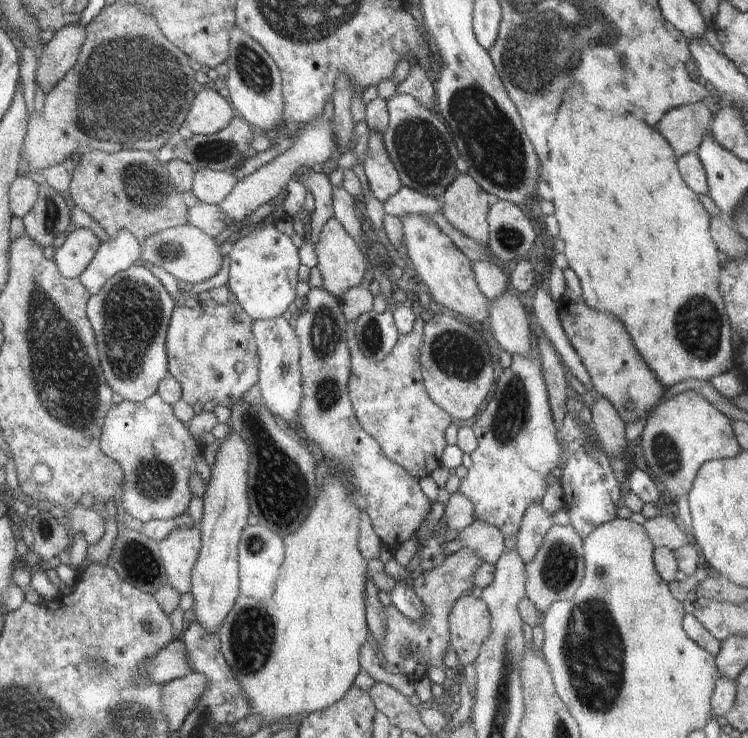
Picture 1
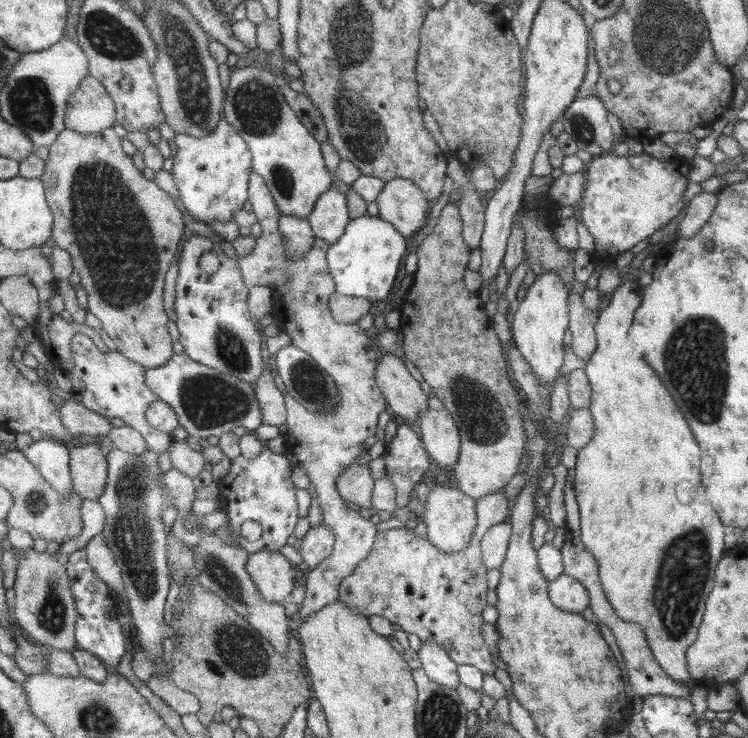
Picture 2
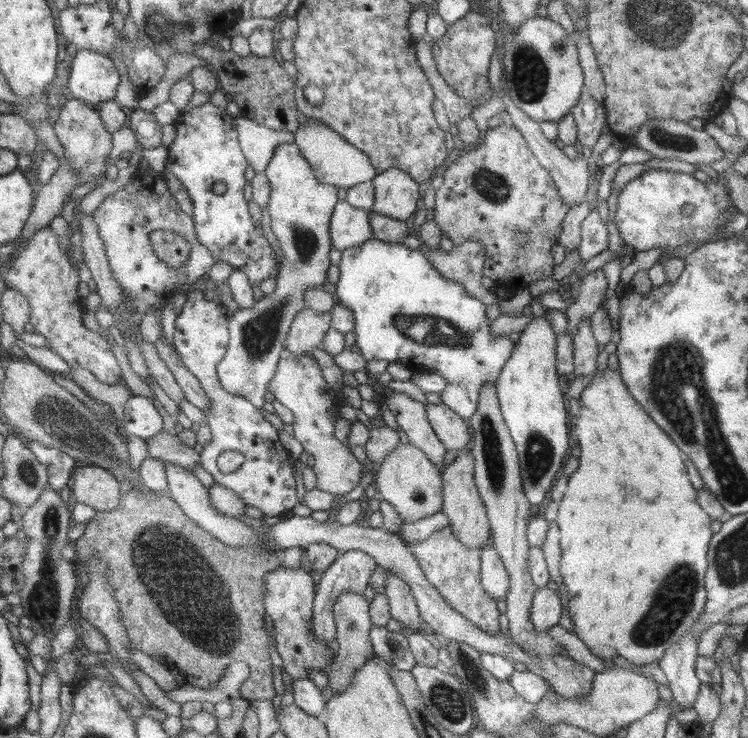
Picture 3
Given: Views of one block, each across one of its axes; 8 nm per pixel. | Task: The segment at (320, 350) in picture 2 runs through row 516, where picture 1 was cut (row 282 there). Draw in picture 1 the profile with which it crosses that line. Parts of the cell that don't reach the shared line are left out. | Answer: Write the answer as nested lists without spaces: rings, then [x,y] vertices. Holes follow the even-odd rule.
[[[336,217],[329,218],[322,226],[318,242],[315,245],[317,268],[323,280],[323,287],[328,289],[337,299],[351,288],[359,287],[366,276],[369,262],[360,251],[356,241],[348,235]]]

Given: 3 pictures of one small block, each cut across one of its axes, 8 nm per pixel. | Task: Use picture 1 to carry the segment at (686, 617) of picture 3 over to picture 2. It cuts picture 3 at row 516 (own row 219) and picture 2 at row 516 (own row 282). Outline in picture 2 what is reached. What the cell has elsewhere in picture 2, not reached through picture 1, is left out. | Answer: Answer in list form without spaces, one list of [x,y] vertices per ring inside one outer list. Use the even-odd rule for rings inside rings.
[[[627,281],[618,285],[613,292],[608,306],[599,311],[598,320],[595,326],[595,334],[597,339],[597,348],[592,357],[585,363],[585,374],[591,387],[591,403],[589,409],[593,416],[594,434],[590,441],[578,451],[578,458],[575,465],[575,497],[579,506],[581,539],[586,550],[594,556],[598,563],[599,579],[602,584],[603,592],[609,603],[614,607],[616,614],[626,622],[636,623],[646,635],[649,647],[651,648],[657,663],[664,669],[668,676],[678,683],[690,684],[690,689],[699,685],[699,682],[691,677],[688,672],[687,660],[685,657],[688,647],[697,639],[697,630],[703,619],[705,611],[705,602],[707,601],[712,588],[714,587],[715,574],[718,562],[722,558],[724,549],[724,530],[718,514],[714,512],[714,508],[708,504],[706,496],[704,496],[704,488],[700,482],[700,448],[696,444],[696,438],[692,436],[682,412],[676,408],[672,396],[666,392],[666,388],[662,386],[662,382],[658,380],[656,372],[652,372],[652,368],[646,364],[646,361],[635,350],[634,341],[636,340],[636,316],[640,316],[638,307],[640,307],[641,296],[644,294],[646,286],[639,285],[638,282],[633,283]],[[690,482],[690,486],[686,490],[694,490],[690,496],[692,500],[688,504],[678,500],[678,484]]]

